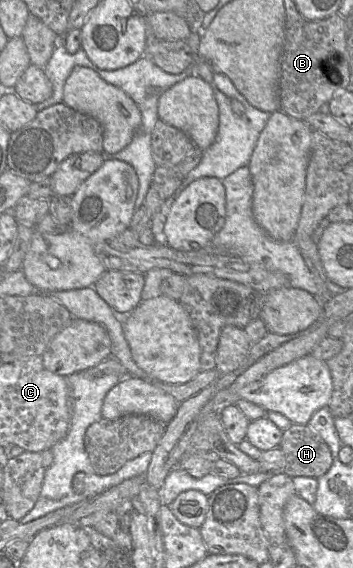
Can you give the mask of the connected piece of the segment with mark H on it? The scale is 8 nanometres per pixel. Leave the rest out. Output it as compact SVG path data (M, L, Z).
M291 424L283 434L279 448L285 456L284 474L319 478L332 465L332 455L324 440L307 424Z

